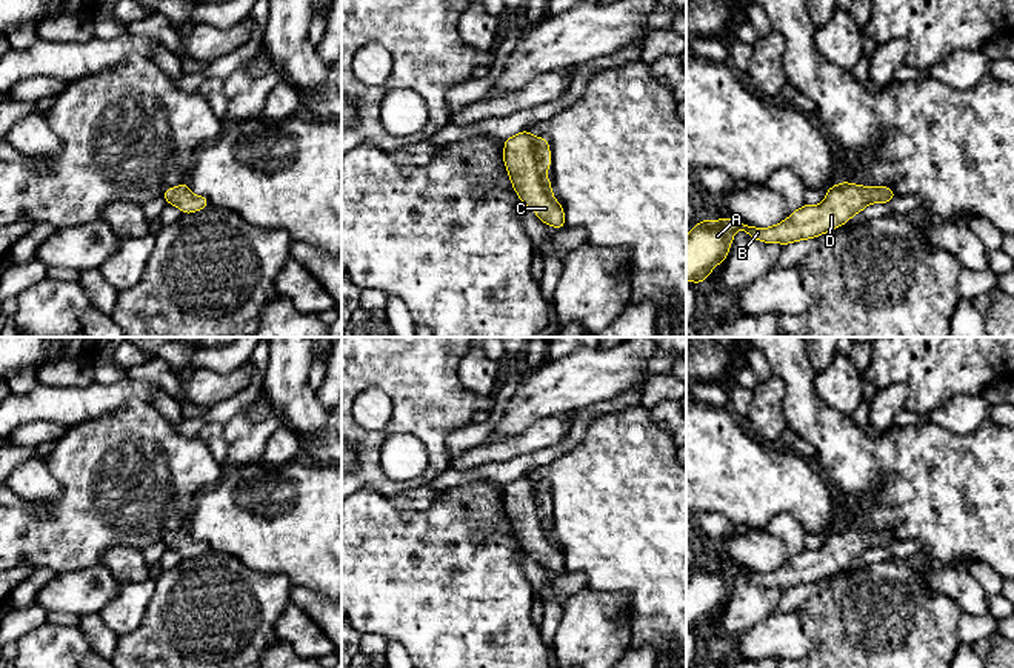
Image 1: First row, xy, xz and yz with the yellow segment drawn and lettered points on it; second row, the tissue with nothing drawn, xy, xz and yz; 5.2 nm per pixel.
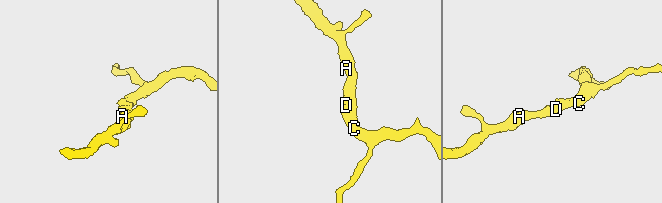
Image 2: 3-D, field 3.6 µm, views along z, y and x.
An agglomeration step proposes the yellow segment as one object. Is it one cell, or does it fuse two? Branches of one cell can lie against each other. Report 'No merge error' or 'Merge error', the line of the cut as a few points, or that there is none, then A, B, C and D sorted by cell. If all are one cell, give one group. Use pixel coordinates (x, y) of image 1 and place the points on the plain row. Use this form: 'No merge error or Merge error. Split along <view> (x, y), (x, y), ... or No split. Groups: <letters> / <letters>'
No merge error. No split. Groups: A B C D

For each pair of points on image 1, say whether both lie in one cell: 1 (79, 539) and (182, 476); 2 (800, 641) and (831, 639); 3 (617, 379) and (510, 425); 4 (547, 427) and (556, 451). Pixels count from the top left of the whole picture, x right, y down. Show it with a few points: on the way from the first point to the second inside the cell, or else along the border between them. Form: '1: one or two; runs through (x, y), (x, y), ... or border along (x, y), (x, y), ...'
1: one; runs through (88, 493), (90, 471), (110, 444), (153, 437)
2: two; border along (796, 611), (814, 637), (811, 651)
3: one; runs through (591, 379), (579, 379), (543, 391), (536, 399)
4: two; border along (567, 433), (554, 444), (520, 456)

